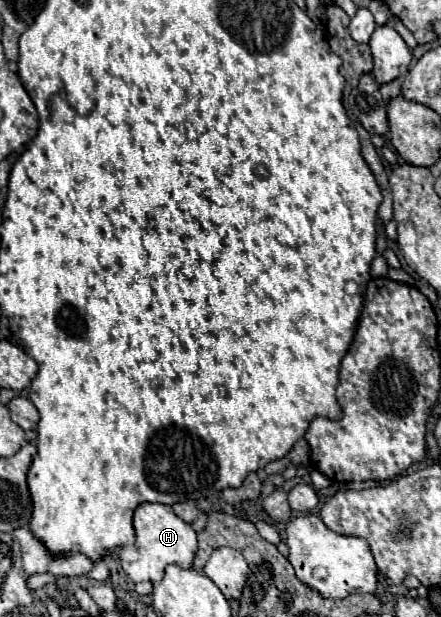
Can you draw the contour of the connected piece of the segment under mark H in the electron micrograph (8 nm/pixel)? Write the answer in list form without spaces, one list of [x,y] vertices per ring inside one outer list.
[[[151,502],[141,504],[135,510],[133,526],[135,526],[137,540],[133,546],[121,548],[119,564],[135,584],[143,582],[143,580],[151,580],[153,584],[161,582],[163,570],[167,564],[177,564],[181,568],[193,566],[193,556],[197,552],[197,534],[191,528],[191,524],[187,524],[179,516],[175,516],[171,506],[151,504]]]

